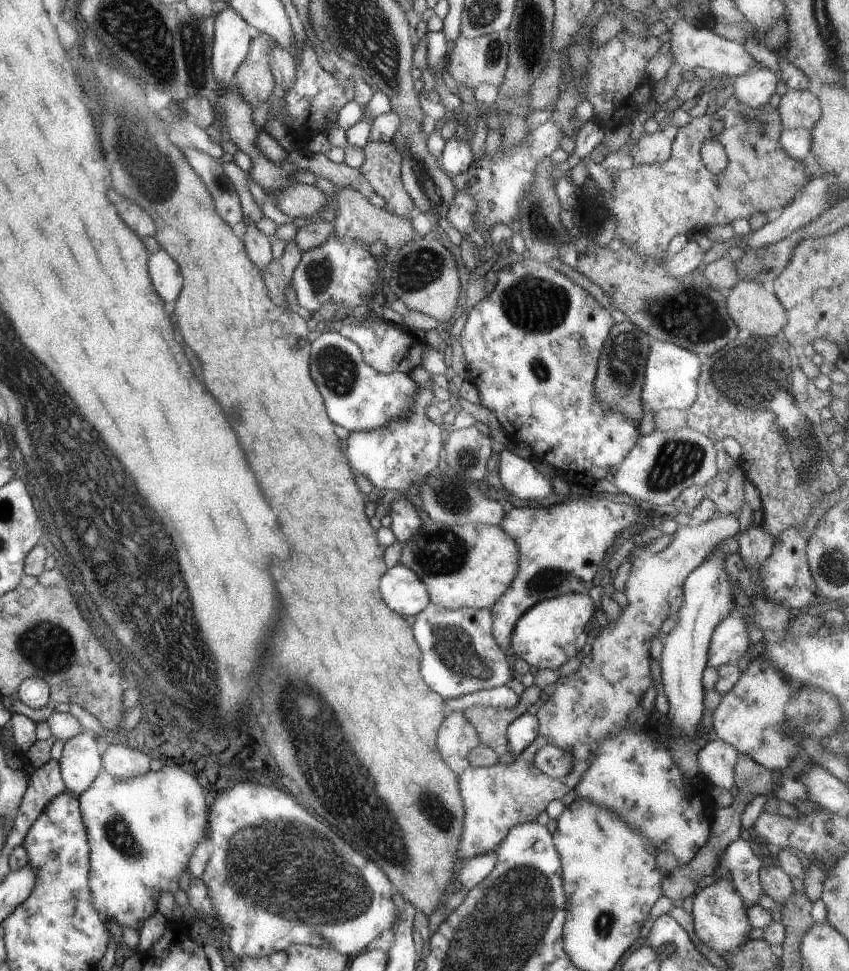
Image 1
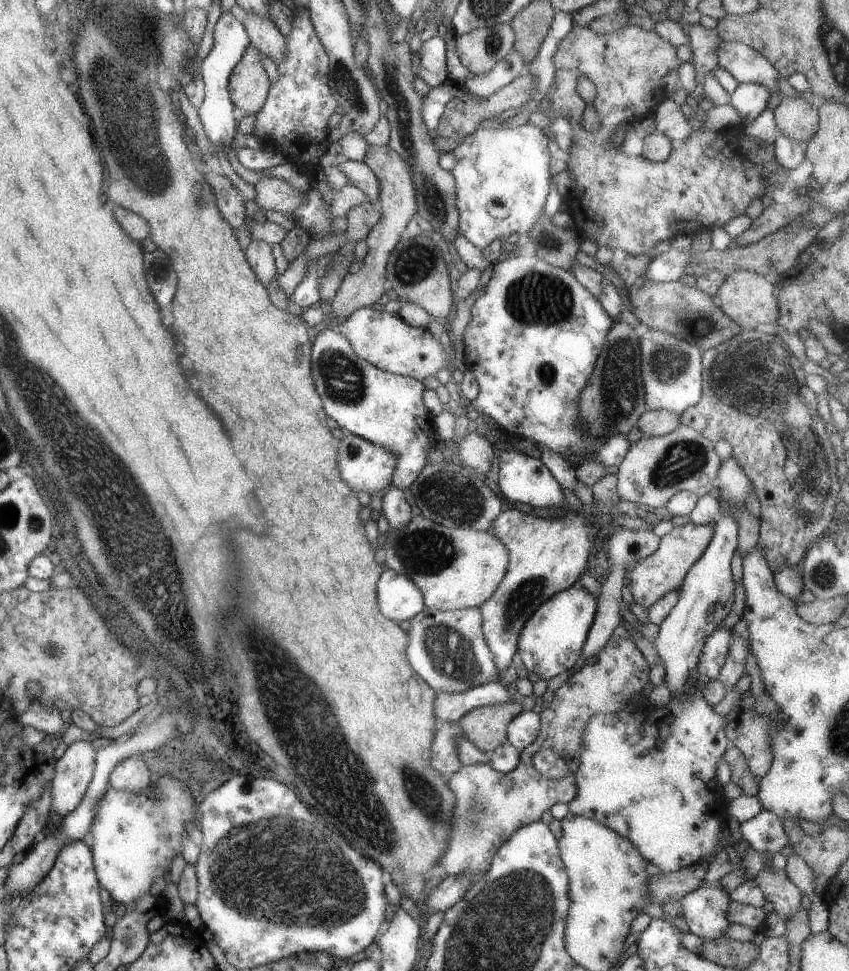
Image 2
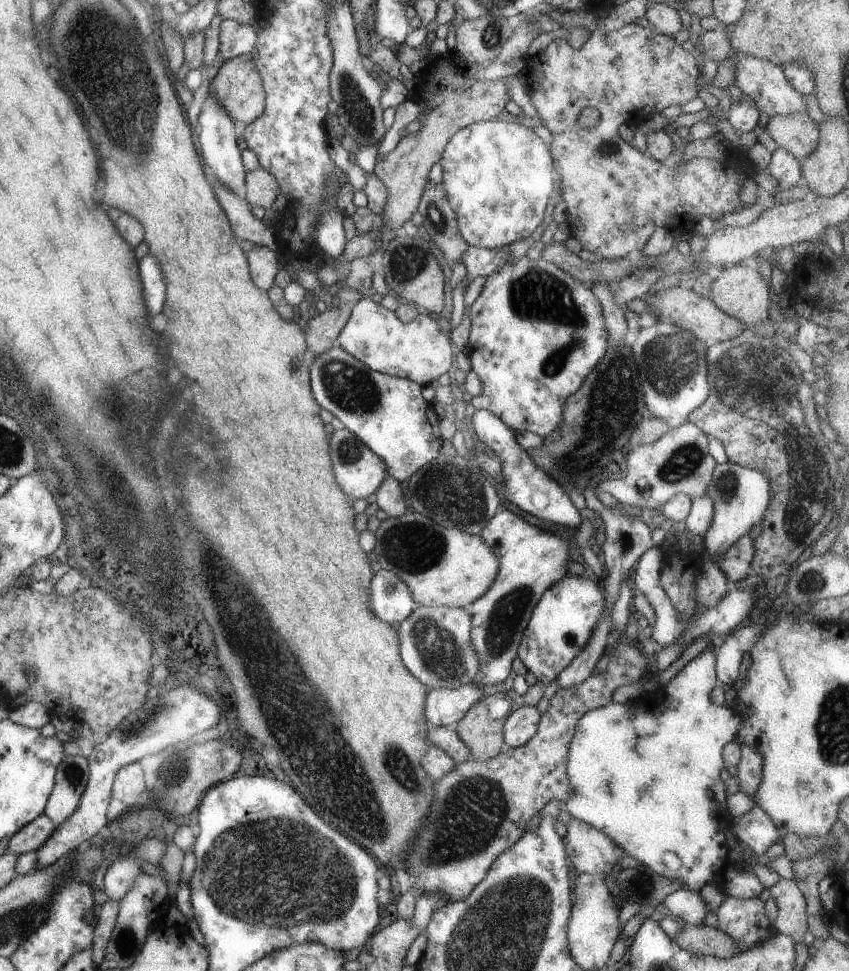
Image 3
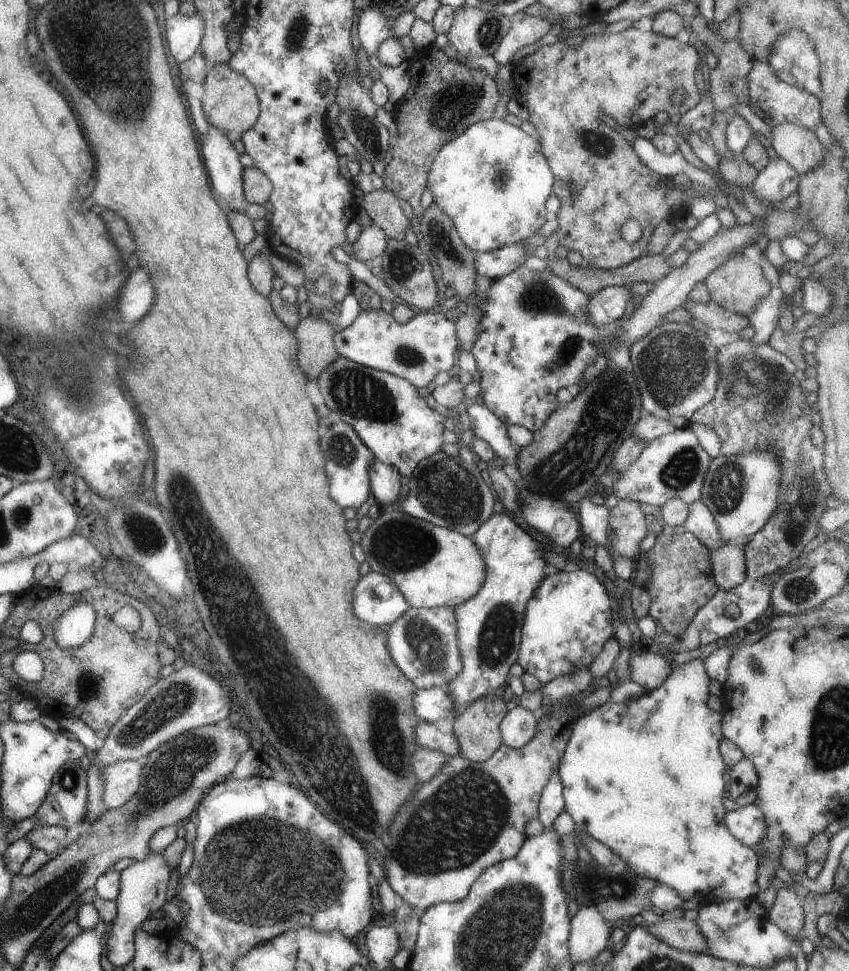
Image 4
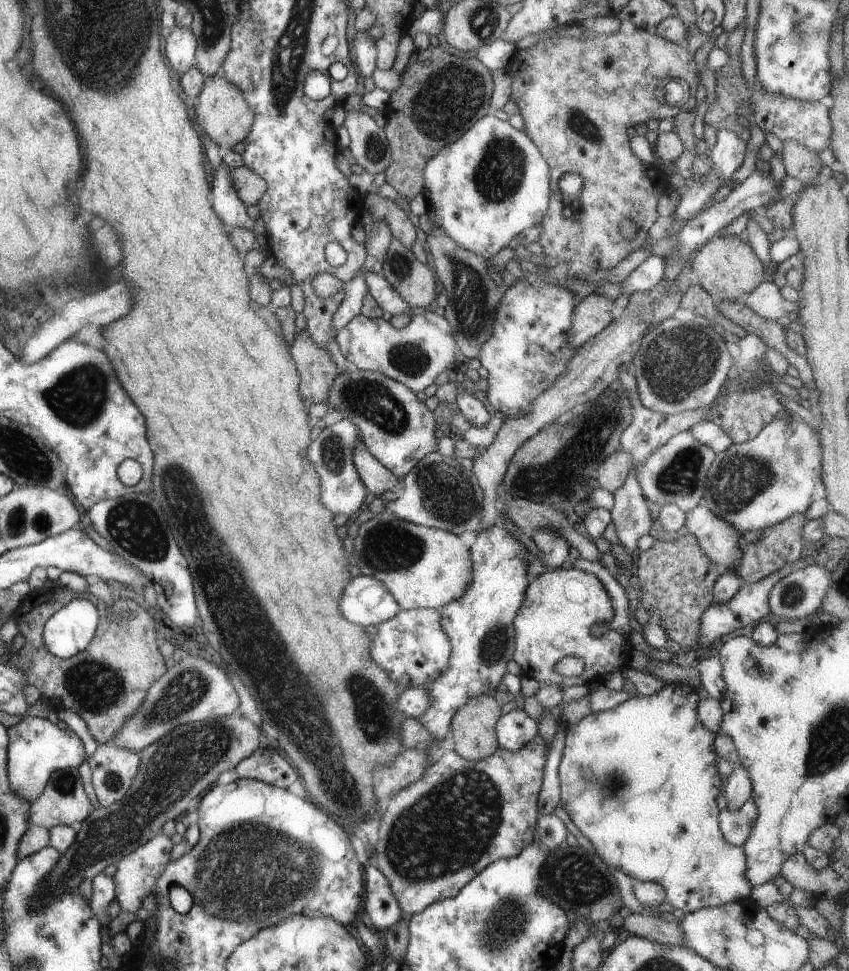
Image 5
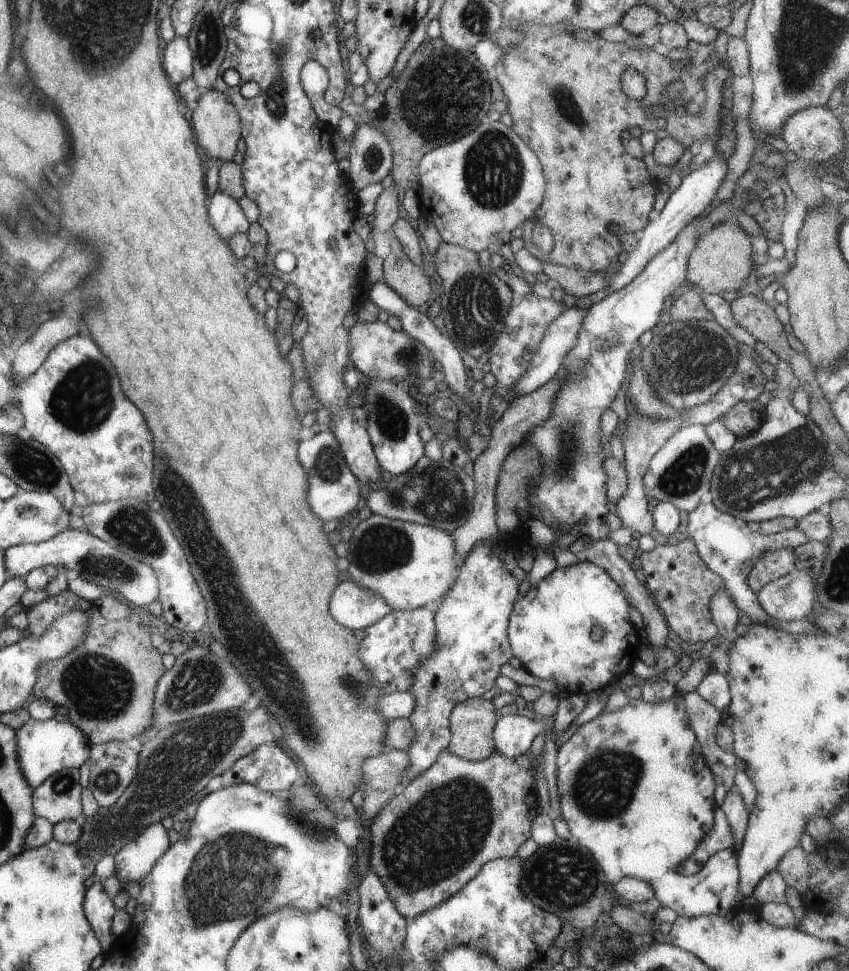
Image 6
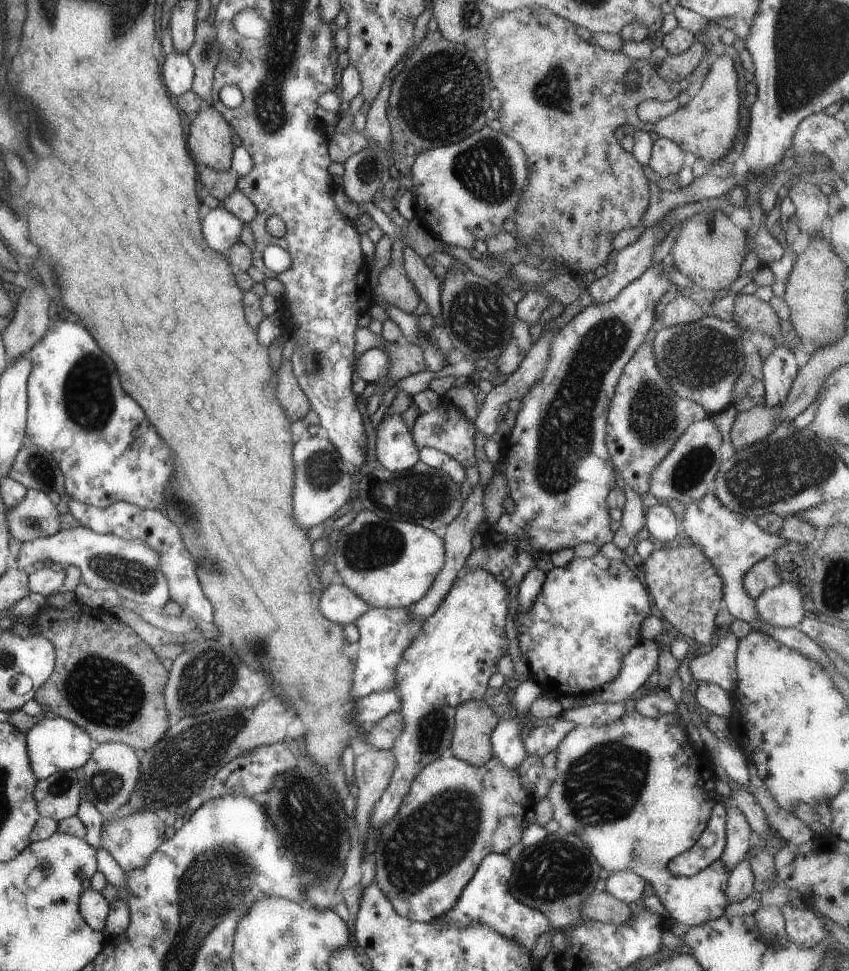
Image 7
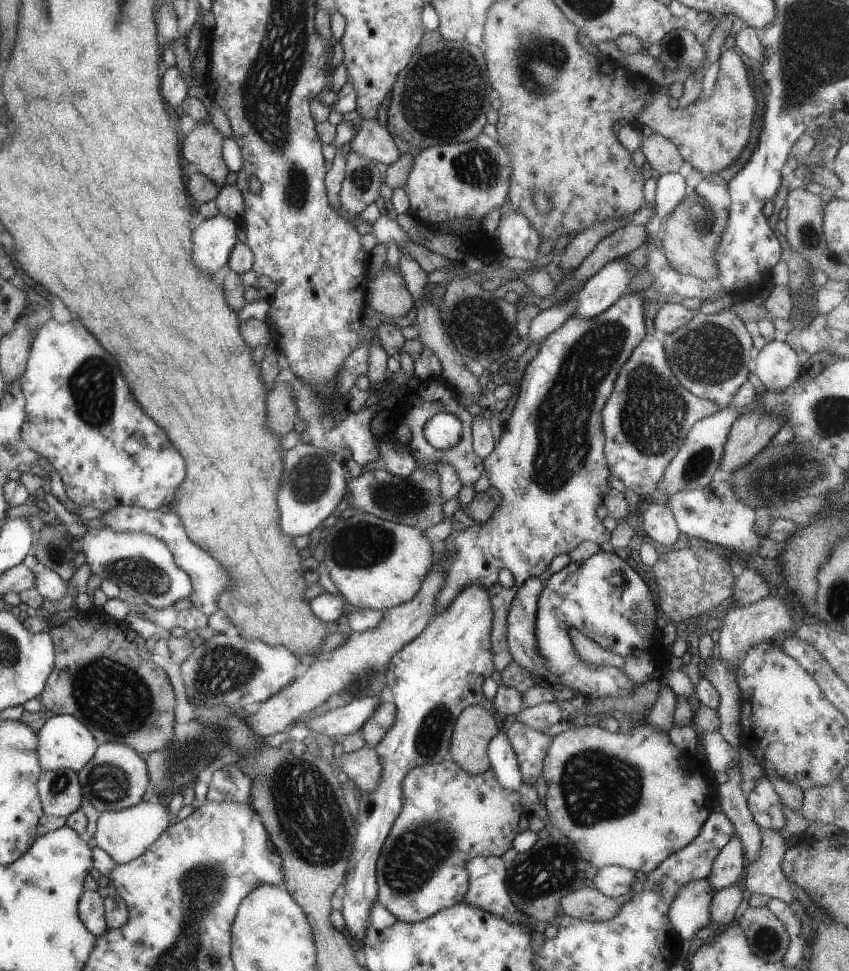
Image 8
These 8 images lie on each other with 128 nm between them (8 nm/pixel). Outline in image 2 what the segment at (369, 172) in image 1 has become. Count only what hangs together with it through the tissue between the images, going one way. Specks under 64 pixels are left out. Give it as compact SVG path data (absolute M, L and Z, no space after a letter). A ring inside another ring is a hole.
M368 145L362 160L378 180L379 192L377 206L380 219L371 227L364 240L367 247L366 255L354 272L347 273L338 286L338 293L332 300L329 318L335 316L337 323L346 319L354 310L361 307L371 307L387 290L385 267L389 254L401 236L405 235L405 225L416 216L416 196L410 172L403 159L387 145Z

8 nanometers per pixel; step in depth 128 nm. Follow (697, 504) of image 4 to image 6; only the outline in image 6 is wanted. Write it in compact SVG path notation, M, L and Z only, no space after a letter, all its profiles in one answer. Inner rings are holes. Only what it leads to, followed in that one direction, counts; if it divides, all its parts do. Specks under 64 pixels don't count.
M711 502L709 504L699 504L687 514L686 532L689 538L693 540L703 564L713 574L717 574L721 578L723 590L733 600L738 614L747 616L752 624L766 626L768 615L759 607L756 594L747 587L747 574L749 574L749 570L751 570L756 559L763 556L765 552L779 550L779 548L794 550L795 546L808 542L807 536L797 528L782 530L777 534L761 534L754 525L719 512Z

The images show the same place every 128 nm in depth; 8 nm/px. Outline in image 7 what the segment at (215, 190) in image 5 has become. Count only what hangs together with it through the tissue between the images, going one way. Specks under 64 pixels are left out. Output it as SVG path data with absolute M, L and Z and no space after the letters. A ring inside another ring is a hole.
M219 204L211 208L201 220L201 236L207 248L223 256L233 244L238 242L241 226L243 223Z

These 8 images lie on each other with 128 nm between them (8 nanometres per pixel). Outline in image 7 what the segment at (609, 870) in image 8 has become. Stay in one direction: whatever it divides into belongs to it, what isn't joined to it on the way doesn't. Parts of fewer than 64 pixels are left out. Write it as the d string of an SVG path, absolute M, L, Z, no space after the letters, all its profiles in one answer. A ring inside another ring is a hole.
M628 871L612 872L605 878L604 890L620 902L639 902L645 882Z

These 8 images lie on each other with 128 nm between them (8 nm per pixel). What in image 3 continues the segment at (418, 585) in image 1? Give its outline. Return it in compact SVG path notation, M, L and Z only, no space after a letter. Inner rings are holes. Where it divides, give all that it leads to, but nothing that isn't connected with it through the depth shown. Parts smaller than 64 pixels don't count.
M379 569L371 579L368 590L369 610L388 625L401 622L417 604L408 586L395 573Z

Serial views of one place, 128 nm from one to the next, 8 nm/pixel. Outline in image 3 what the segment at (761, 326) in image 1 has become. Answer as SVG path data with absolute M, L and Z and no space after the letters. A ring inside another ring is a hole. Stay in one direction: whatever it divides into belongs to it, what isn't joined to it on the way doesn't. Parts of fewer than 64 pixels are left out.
M739 262L723 267L717 278L711 281L712 301L730 317L736 318L745 327L759 324L768 318L771 293L761 275L753 270L749 262Z

